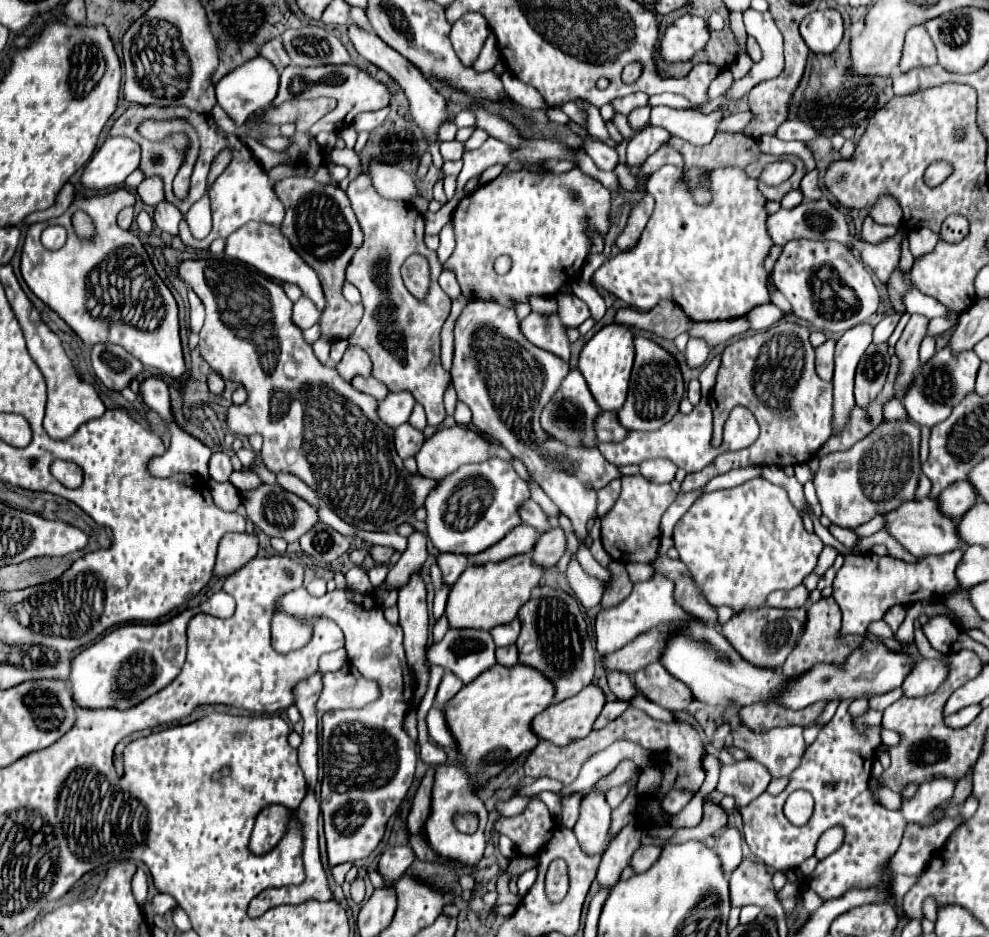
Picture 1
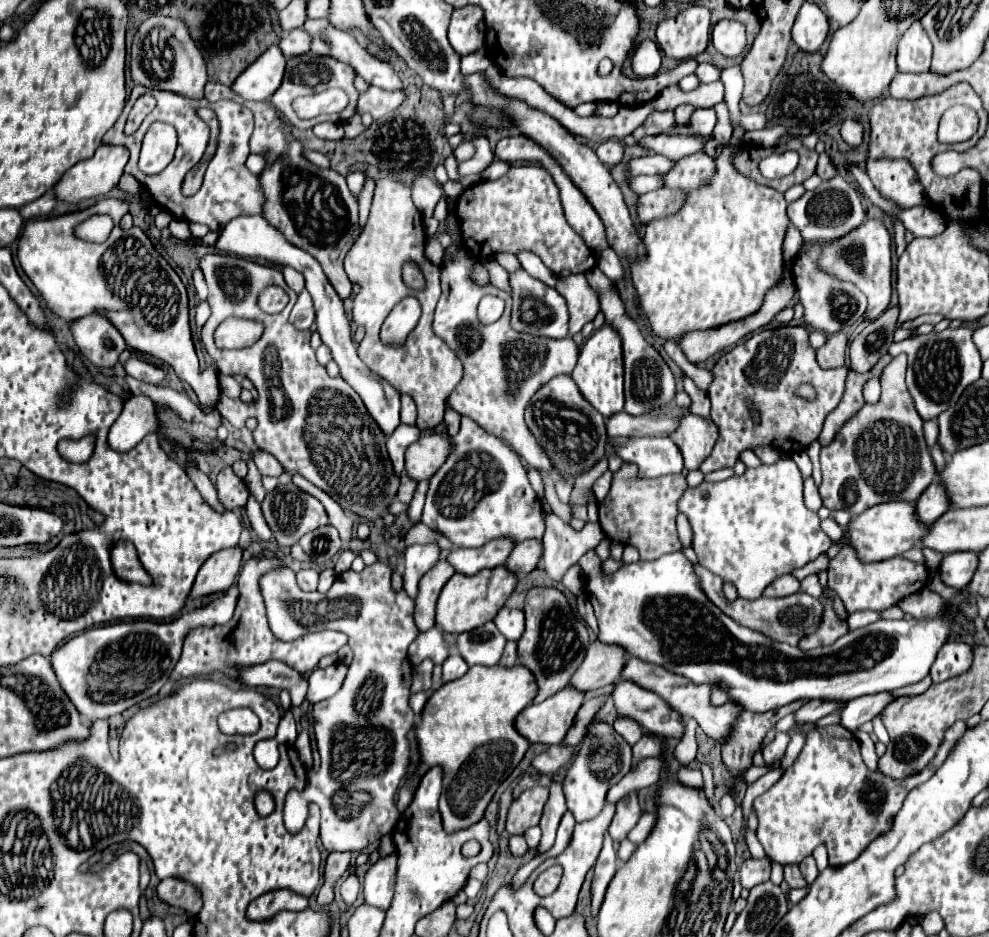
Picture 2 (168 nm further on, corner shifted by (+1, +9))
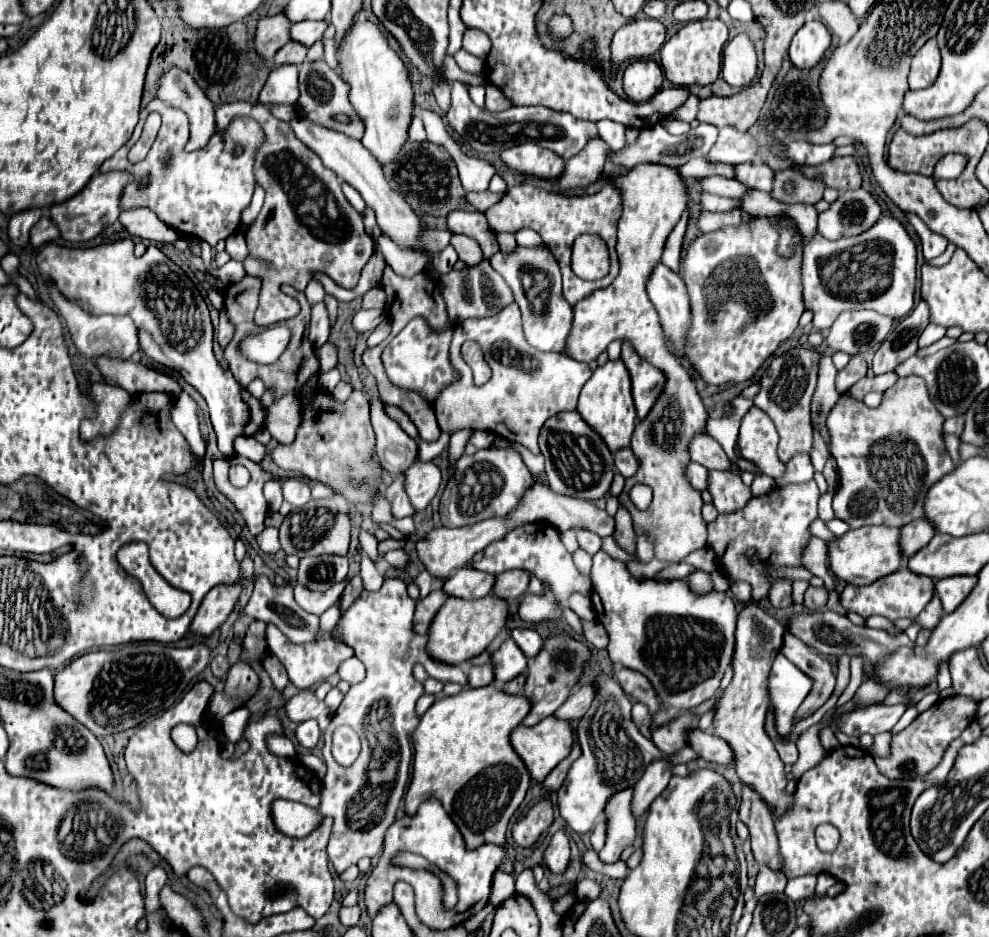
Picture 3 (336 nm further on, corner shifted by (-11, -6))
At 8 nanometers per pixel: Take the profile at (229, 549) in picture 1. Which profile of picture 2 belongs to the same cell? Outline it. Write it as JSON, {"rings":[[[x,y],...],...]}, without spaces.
{"rings":[[[236,544],[232,548],[224,548],[216,554],[212,554],[200,568],[194,588],[190,592],[190,598],[198,598],[198,596],[206,596],[212,592],[224,592],[228,590],[238,572],[240,572],[240,564],[242,564],[242,548]]]}

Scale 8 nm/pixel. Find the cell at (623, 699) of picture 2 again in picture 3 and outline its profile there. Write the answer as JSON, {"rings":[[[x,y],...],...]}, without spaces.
{"rings":[[[694,729],[690,733],[690,747],[700,753],[702,759],[722,763],[722,765],[732,765],[734,761],[734,751],[732,747],[718,735],[714,733],[704,733],[700,729]]]}

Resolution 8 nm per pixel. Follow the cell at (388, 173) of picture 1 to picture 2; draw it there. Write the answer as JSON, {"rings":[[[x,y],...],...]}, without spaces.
{"rings":[[[416,176],[410,184],[410,190],[412,190],[412,200],[416,204],[416,208],[420,208],[420,212],[430,218],[432,212],[434,212],[434,206],[436,202],[442,198],[442,188],[430,180],[428,176]]]}

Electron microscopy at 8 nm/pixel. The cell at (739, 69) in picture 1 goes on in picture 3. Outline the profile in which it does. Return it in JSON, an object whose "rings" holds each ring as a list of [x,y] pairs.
{"rings":[[[734,127],[722,129],[718,135],[718,141],[714,143],[714,147],[706,155],[706,159],[724,161],[724,163],[752,161],[752,159],[756,159],[756,141],[748,131],[740,133]]]}

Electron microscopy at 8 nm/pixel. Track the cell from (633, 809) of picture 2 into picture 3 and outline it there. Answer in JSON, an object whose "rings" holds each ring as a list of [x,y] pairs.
{"rings":[[[656,759],[652,761],[642,779],[634,785],[634,799],[632,799],[632,811],[636,811],[636,819],[650,807],[652,799],[664,791],[672,777],[672,765],[668,759]]]}

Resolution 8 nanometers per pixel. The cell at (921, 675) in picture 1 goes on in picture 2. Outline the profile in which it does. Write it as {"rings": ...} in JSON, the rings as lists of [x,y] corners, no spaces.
{"rings":[[[946,642],[930,668],[932,682],[944,682],[948,678],[966,672],[972,662],[972,648],[966,642]]]}

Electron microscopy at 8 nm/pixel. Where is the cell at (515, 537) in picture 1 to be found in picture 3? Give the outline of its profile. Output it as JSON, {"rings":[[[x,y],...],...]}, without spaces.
{"rings":[[[460,567],[454,571],[452,577],[446,579],[442,591],[448,597],[458,597],[458,599],[482,599],[492,591],[492,579],[494,575],[484,575],[482,571],[476,571],[472,567]]]}

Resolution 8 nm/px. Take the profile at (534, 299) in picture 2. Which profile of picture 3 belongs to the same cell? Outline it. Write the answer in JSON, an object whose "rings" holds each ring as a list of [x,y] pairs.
{"rings":[[[542,243],[540,247],[516,245],[512,253],[498,251],[492,257],[492,267],[504,275],[516,295],[516,303],[522,311],[526,341],[540,351],[562,351],[572,327],[572,307],[562,295],[560,267],[550,247]]]}

